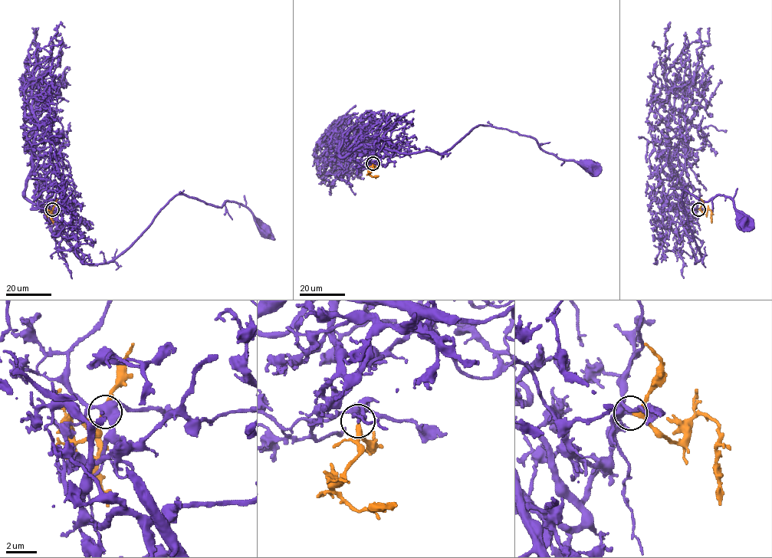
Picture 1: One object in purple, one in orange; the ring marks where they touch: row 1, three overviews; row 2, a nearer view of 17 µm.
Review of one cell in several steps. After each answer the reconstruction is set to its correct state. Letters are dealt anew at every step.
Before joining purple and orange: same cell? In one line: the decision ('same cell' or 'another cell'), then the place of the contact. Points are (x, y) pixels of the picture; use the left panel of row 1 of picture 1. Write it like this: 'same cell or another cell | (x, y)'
same cell | (52, 209)

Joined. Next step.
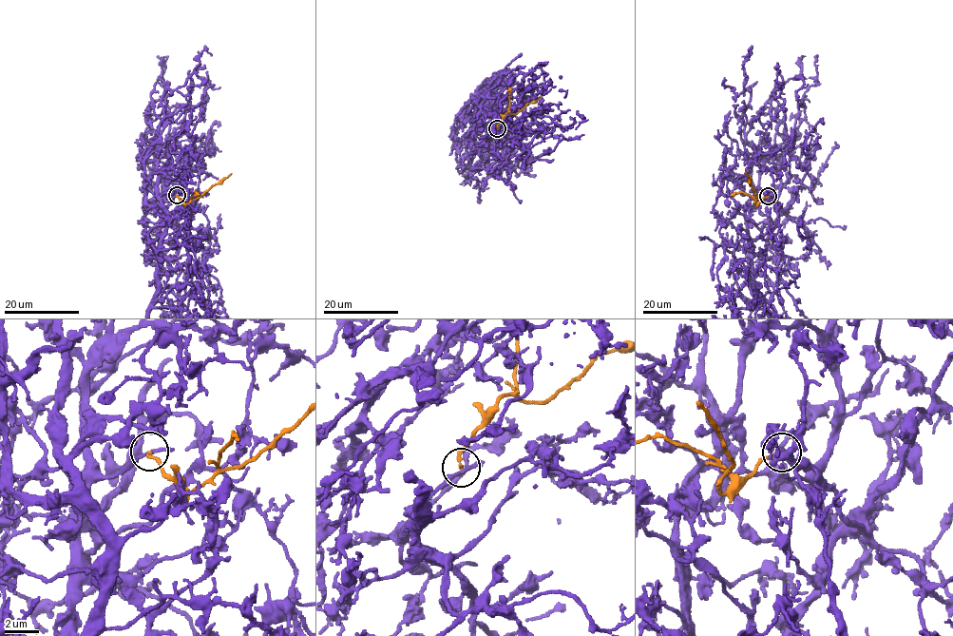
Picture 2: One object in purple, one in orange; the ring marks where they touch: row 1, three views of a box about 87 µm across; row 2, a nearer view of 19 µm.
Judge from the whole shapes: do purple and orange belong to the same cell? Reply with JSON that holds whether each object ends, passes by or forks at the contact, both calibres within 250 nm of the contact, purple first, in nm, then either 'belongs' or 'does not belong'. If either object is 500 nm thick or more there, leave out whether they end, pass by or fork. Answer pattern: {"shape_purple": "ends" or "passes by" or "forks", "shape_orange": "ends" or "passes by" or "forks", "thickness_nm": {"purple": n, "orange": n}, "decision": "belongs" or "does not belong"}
{"shape_purple": "passes by", "shape_orange": "ends", "thickness_nm": {"purple": 170, "orange": 170}, "decision": "does not belong"}

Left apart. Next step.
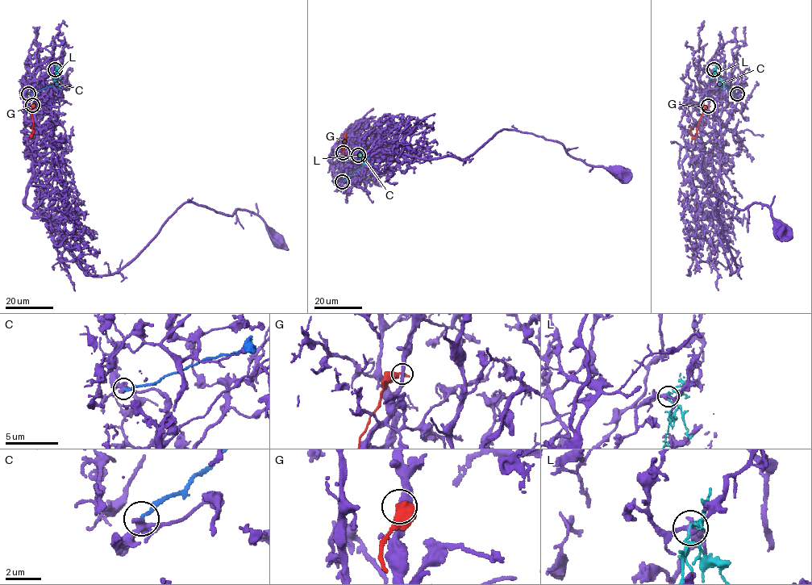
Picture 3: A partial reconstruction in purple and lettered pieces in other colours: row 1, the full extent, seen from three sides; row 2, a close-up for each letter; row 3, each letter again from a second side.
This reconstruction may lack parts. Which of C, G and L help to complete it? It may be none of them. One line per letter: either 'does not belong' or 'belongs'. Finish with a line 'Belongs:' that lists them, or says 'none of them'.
C: does not belong
G: does not belong
L: does not belong
Belongs: none of them

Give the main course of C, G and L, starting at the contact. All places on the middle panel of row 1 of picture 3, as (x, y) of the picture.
C: (342, 181), (369, 157)
G: (343, 152), (340, 148), (346, 140), (344, 133)
L: (359, 155), (361, 162), (368, 163)

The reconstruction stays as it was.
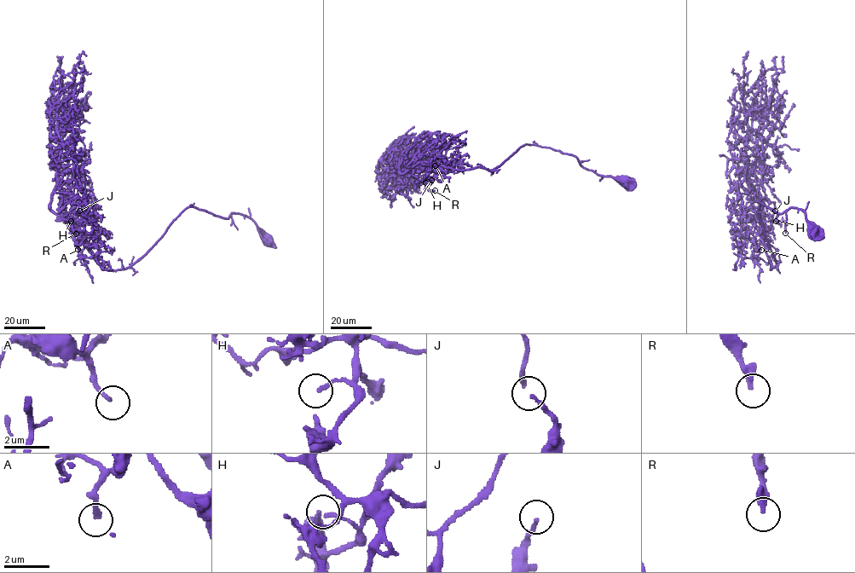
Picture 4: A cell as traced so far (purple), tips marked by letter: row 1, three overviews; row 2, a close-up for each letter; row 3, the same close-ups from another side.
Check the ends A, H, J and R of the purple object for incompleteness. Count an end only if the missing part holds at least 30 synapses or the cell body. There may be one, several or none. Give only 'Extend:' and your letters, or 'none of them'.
Extend: A

